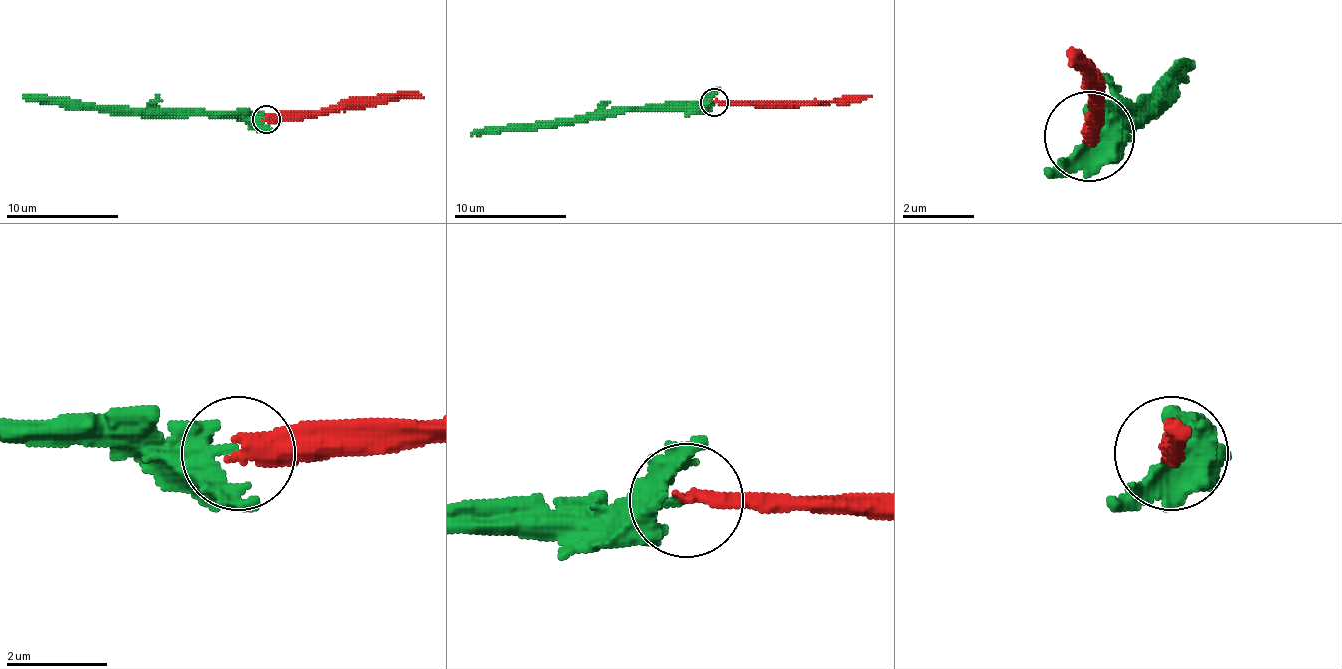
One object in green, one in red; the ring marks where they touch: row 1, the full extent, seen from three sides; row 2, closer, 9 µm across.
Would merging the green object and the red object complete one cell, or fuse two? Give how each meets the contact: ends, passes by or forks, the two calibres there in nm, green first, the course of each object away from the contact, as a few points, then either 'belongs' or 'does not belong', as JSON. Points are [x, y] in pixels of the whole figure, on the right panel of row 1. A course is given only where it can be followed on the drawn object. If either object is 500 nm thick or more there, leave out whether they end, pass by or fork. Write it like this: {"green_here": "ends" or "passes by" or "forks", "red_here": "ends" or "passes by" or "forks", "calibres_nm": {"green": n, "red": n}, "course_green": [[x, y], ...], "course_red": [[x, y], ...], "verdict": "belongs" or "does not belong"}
{"green_here": "ends", "red_here": "ends", "calibres_nm": {"green": 280, "red": 340}, "course_green": [[1087, 139], [1105, 121], [1114, 121], [1141, 94], [1177, 76], [1195, 58]], "course_red": [[1087, 139], [1087, 94], [1069, 67]], "verdict": "does not belong"}

